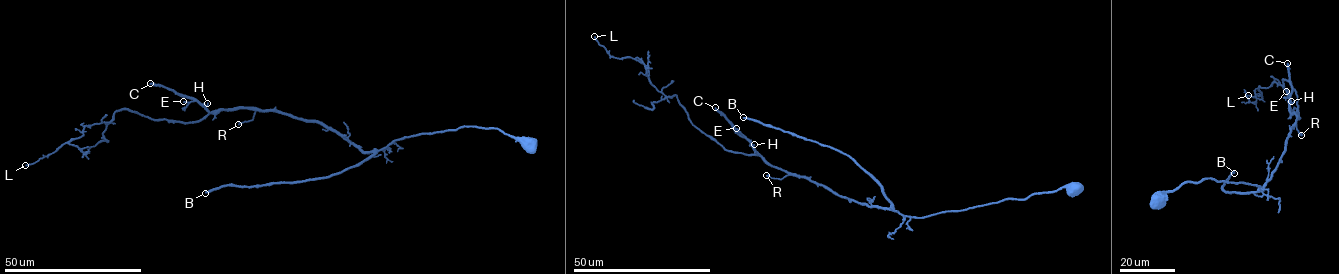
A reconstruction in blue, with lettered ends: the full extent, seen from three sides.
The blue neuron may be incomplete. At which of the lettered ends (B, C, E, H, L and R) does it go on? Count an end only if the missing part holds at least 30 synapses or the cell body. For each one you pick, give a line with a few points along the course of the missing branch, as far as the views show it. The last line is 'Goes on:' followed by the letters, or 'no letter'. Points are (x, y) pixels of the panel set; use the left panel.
C: missing branch runs (150, 83), (109, 83), (45, 111), (34, 119), (25, 144), (62, 141), (78, 133), (98, 111), (105, 110)
Goes on: B, C

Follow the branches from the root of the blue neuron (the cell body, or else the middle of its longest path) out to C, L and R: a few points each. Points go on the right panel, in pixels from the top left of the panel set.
C: (1158, 200), (1182, 183), (1204, 178), (1263, 188), (1299, 116), (1290, 109), (1287, 63)
L: (1158, 200), (1204, 178), (1263, 188), (1300, 117), (1297, 97), (1284, 79), (1283, 88), (1274, 82), (1248, 95)
R: (1158, 200), (1182, 183), (1204, 178), (1256, 184), (1259, 191), (1286, 150), (1291, 129), (1296, 124), (1301, 135)

